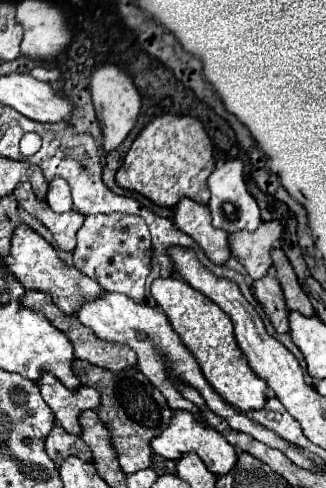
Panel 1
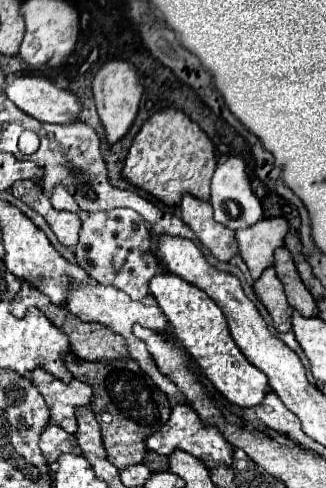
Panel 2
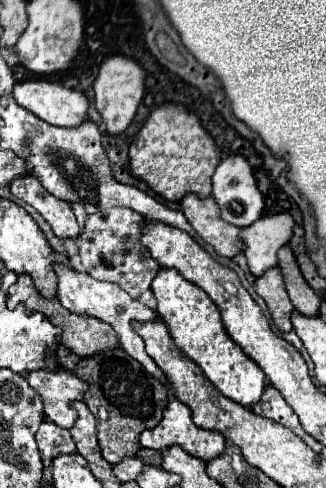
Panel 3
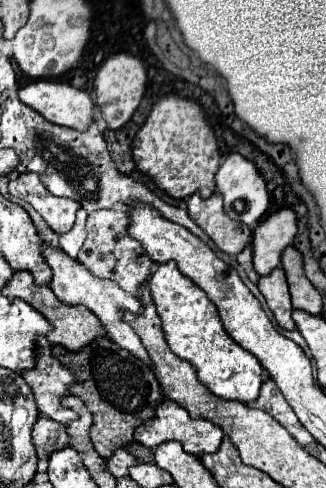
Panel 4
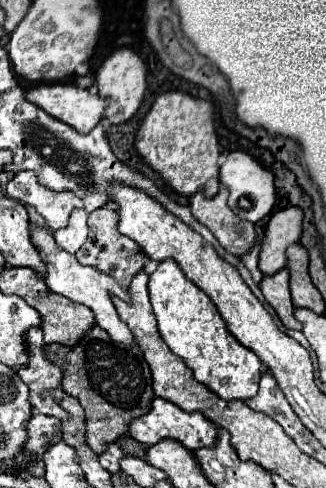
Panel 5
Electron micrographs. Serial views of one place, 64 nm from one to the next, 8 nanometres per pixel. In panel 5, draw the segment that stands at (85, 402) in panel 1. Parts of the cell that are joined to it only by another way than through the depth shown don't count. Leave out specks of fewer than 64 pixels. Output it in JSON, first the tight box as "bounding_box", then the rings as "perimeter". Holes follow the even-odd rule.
{"bounding_box":[18,326,68,420],"perimeter":[[[34,326],[26,332],[26,344],[28,344],[30,358],[28,358],[28,364],[18,368],[18,376],[30,388],[30,402],[38,412],[64,420],[64,416],[68,416],[68,412],[64,412],[64,408],[60,408],[60,404],[56,404],[50,396],[44,396],[44,390],[52,390],[52,388],[60,386],[62,370],[44,358],[42,330],[38,326]]]}

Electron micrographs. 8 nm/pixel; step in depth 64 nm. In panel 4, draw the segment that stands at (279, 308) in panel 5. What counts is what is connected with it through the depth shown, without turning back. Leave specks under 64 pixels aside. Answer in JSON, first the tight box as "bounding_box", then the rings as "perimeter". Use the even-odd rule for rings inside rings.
{"bounding_box":[258,268,296,330],"perimeter":[[[276,268],[268,276],[260,278],[258,290],[266,298],[268,308],[274,312],[276,322],[286,330],[294,330],[296,324],[292,320],[292,302],[290,302],[290,292],[288,292],[284,268]]]}

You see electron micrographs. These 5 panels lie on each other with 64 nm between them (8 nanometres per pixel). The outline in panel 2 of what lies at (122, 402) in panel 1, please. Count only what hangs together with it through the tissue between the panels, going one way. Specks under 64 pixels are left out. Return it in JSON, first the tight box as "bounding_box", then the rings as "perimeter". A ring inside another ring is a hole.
{"bounding_box":[66,356,170,470],"perimeter":[[[74,356],[66,358],[66,366],[74,374],[74,378],[86,382],[92,386],[94,396],[90,402],[92,412],[98,416],[102,410],[108,410],[114,414],[112,422],[102,422],[102,442],[108,454],[108,460],[120,470],[128,464],[142,462],[146,454],[144,436],[160,430],[160,426],[166,424],[170,416],[170,402],[164,392],[158,390],[158,386],[142,372],[136,360],[132,358],[116,358],[116,360],[96,360],[96,362],[80,362]]]}

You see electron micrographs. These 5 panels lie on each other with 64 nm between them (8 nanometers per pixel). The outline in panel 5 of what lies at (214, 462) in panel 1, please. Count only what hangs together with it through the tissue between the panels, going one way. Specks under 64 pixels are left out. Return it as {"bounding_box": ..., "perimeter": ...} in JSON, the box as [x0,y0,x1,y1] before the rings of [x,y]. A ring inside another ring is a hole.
{"bounding_box":[128,398,216,452],"perimeter":[[[154,398],[148,414],[144,414],[140,418],[134,418],[130,422],[128,434],[134,440],[138,440],[138,442],[142,442],[146,446],[152,446],[152,444],[156,444],[156,442],[160,442],[164,438],[172,438],[172,440],[182,442],[190,452],[194,452],[194,450],[198,450],[202,446],[212,446],[214,444],[214,440],[216,440],[216,424],[206,420],[200,412],[184,412],[182,408],[174,406],[168,400]]]}

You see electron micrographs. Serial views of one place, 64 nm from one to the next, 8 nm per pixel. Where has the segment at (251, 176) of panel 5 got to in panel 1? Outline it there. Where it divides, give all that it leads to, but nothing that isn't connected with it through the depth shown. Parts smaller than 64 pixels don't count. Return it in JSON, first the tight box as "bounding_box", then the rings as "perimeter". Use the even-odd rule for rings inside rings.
{"bounding_box":[208,158,262,232],"perimeter":[[[234,158],[226,160],[224,166],[218,166],[212,176],[208,178],[208,188],[210,188],[210,212],[212,212],[212,224],[216,228],[222,228],[226,232],[238,232],[238,230],[254,230],[262,220],[260,220],[260,208],[256,200],[250,196],[246,182],[244,182],[244,164]]]}

